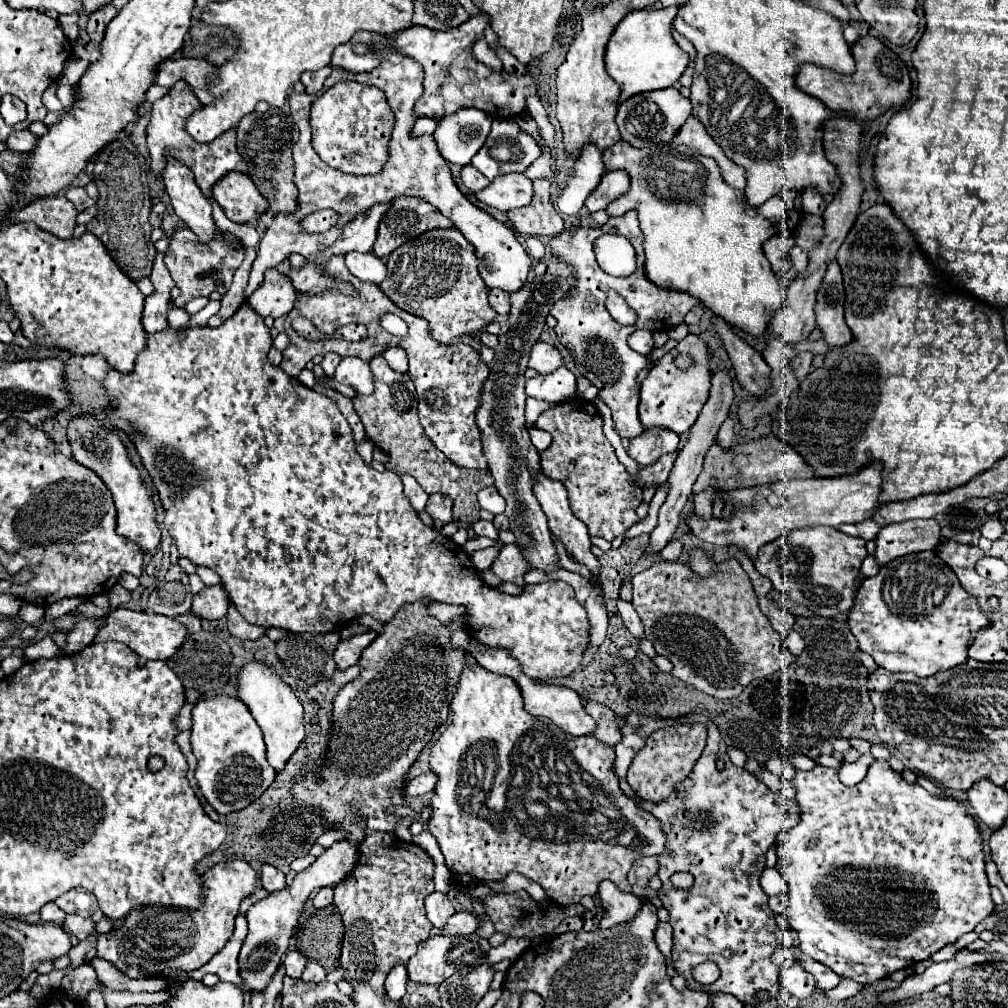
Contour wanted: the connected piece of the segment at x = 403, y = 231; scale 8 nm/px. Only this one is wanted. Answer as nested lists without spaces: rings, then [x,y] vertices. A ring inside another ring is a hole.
[[[399,196],[393,200],[389,210],[379,222],[377,240],[373,244],[373,252],[379,258],[387,258],[395,248],[411,238],[421,236],[425,230],[447,228],[453,226],[439,210],[419,198]]]

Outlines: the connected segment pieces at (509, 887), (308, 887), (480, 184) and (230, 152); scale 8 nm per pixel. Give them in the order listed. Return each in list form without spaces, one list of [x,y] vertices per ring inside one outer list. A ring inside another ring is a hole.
[[[517,872],[509,874],[507,880],[503,880],[503,882],[491,882],[491,884],[487,884],[487,886],[491,886],[496,893],[512,893],[524,889],[533,896],[533,900],[539,900],[539,902],[541,902],[541,900],[547,900],[547,894],[543,894],[543,890],[537,888],[535,882],[523,878],[523,876],[517,874]]]
[[[347,840],[337,842],[331,848],[327,848],[325,854],[321,854],[315,860],[313,866],[299,872],[295,876],[295,880],[289,886],[285,886],[285,890],[273,892],[267,898],[259,900],[257,904],[253,904],[249,908],[249,912],[247,912],[249,934],[247,934],[247,938],[243,942],[243,948],[241,948],[241,954],[239,954],[241,978],[245,980],[245,988],[247,988],[249,994],[255,994],[255,992],[263,990],[269,984],[271,976],[275,974],[277,966],[281,964],[281,960],[283,960],[283,956],[289,948],[291,936],[297,930],[297,924],[299,924],[299,918],[305,910],[305,902],[307,902],[309,894],[315,888],[335,886],[335,882],[341,882],[353,870],[353,866],[357,864],[357,858],[359,858],[359,854],[357,854],[355,846],[349,846]]]
[[[471,164],[461,168],[461,182],[463,182],[471,192],[479,192],[479,190],[483,190],[483,188],[489,184],[489,180],[487,180],[479,170],[475,170]]]
[[[177,82],[169,96],[163,96],[161,100],[157,100],[153,104],[153,114],[151,114],[151,122],[147,126],[147,146],[150,152],[150,166],[153,172],[157,174],[158,181],[163,191],[165,186],[161,178],[161,170],[163,170],[163,154],[171,154],[173,157],[181,160],[187,168],[193,170],[197,186],[201,188],[201,192],[211,200],[211,186],[223,178],[227,172],[237,170],[237,172],[245,172],[245,160],[239,156],[236,146],[236,129],[227,130],[225,134],[217,136],[211,144],[195,142],[187,132],[185,132],[185,120],[191,116],[191,112],[195,112],[201,106],[201,102],[191,94],[191,88],[185,82]]]

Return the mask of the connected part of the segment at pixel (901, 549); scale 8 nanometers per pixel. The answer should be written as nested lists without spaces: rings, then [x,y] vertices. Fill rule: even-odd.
[[[905,520],[885,526],[877,536],[877,566],[885,566],[905,554],[933,550],[941,542],[939,524],[935,520]]]

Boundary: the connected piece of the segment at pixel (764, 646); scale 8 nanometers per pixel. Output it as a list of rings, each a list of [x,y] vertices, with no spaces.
[[[735,558],[715,564],[709,578],[697,578],[697,574],[693,574],[693,570],[689,570],[689,564],[685,562],[659,560],[645,572],[633,576],[631,584],[631,602],[645,626],[645,638],[653,642],[657,654],[671,660],[673,676],[713,698],[737,698],[751,680],[761,676],[765,678],[795,662],[795,656],[783,654],[783,636],[761,614],[757,606],[757,594],[753,592],[749,576]]]

